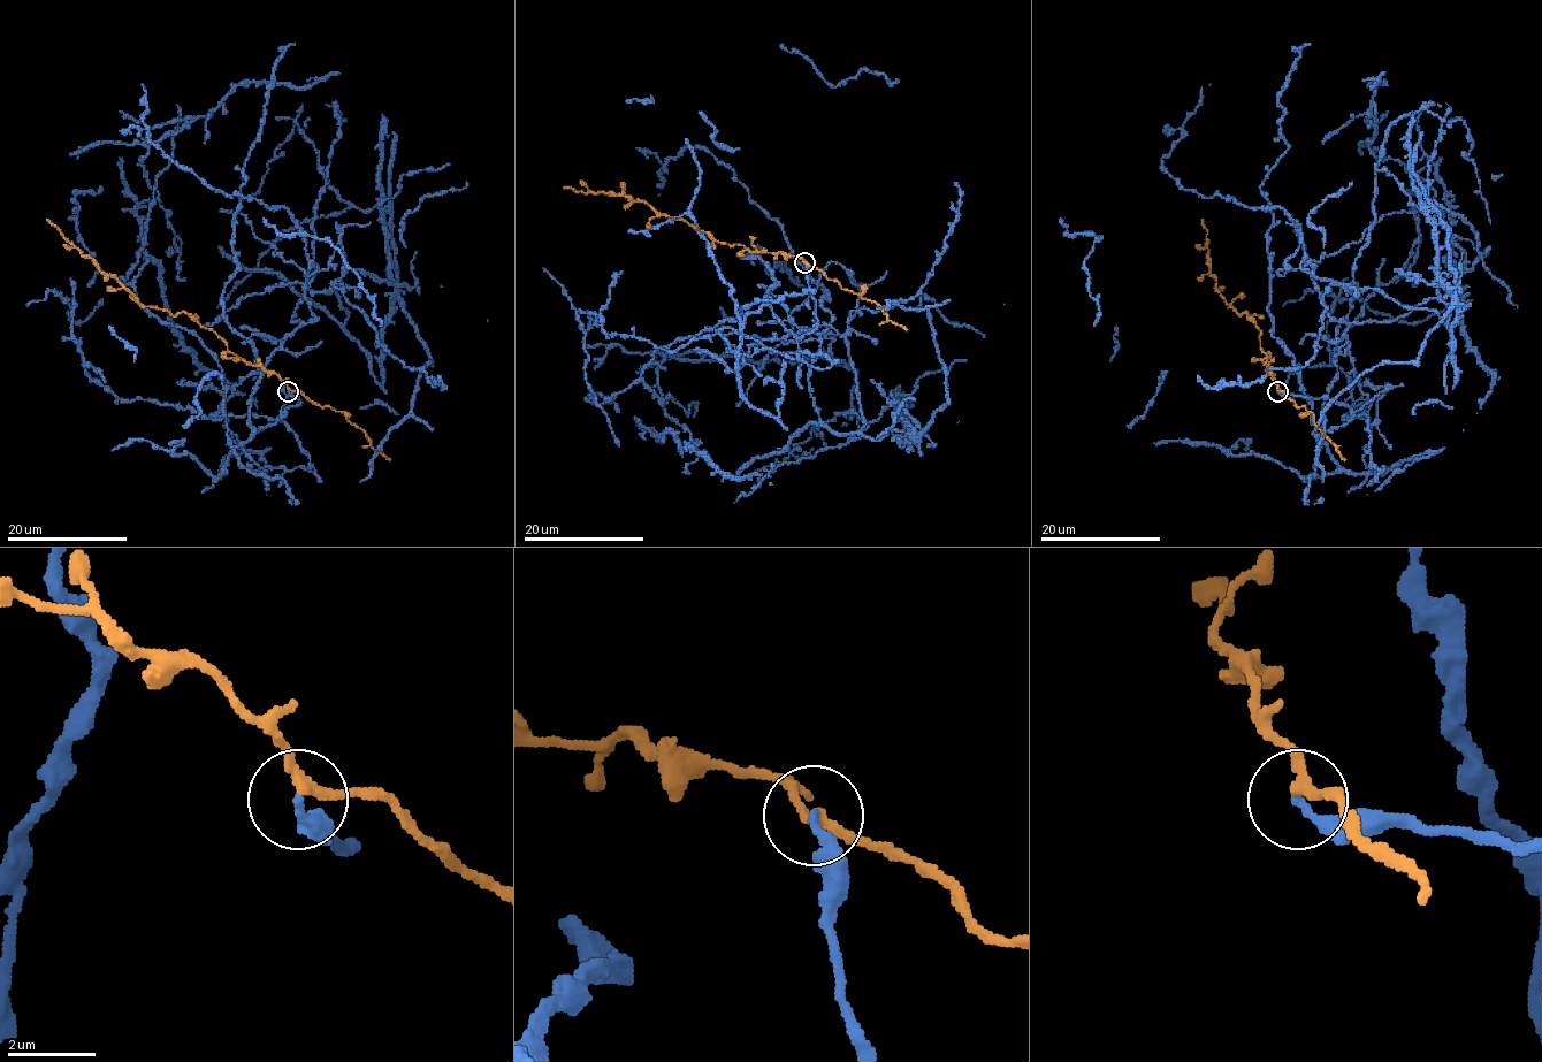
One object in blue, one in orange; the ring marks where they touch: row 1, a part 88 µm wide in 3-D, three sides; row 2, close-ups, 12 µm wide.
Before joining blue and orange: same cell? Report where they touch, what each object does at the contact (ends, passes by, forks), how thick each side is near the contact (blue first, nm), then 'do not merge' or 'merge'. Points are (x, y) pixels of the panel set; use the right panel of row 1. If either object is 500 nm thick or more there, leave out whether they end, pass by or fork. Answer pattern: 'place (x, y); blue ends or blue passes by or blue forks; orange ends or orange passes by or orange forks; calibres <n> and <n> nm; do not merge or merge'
place (1277, 391); blue ends; orange passes by; calibres 200 and 220 nm; do not merge

